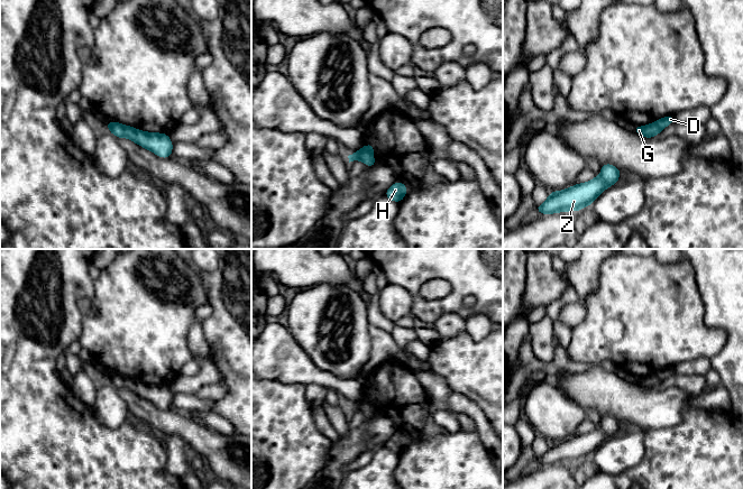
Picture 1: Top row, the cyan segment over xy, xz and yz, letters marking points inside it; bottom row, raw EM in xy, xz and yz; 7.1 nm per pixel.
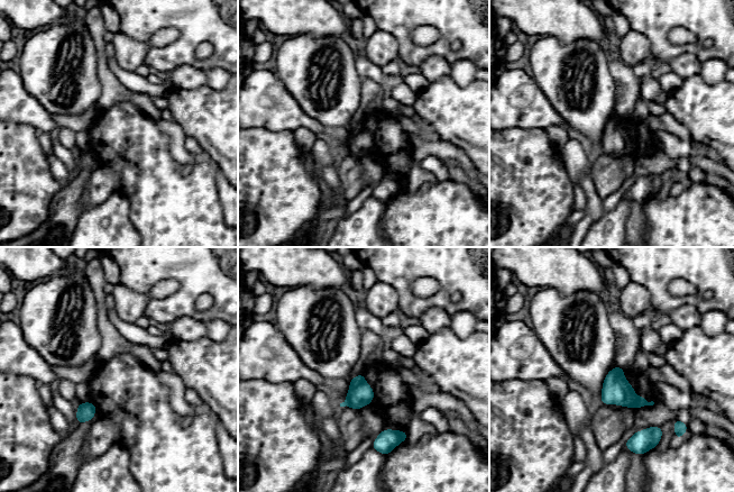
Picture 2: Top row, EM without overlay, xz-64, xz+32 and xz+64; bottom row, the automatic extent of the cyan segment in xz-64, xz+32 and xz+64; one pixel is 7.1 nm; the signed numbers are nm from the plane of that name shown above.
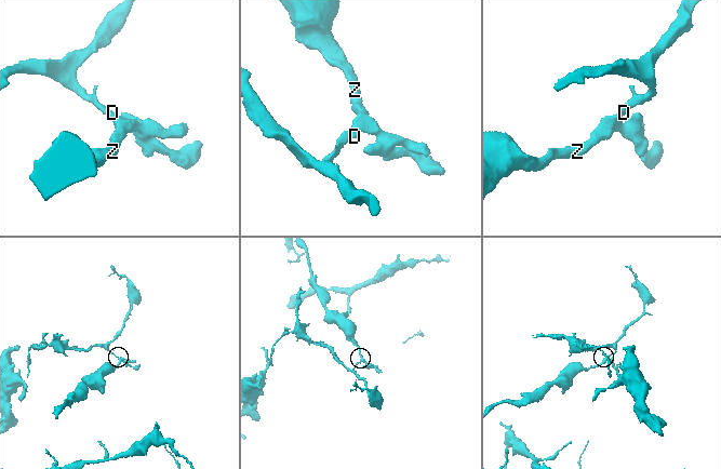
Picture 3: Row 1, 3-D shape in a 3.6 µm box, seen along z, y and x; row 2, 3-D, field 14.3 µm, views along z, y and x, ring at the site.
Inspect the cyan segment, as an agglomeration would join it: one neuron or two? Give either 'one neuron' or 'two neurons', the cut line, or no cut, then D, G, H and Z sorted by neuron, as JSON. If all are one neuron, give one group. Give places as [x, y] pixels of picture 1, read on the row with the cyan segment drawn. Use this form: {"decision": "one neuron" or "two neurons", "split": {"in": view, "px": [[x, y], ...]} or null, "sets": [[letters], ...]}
{"decision": "two neurons", "split": {"in": "xz", "px": [[361, 148], [370, 154]]}, "sets": [["D"], ["G", "H", "Z"]]}

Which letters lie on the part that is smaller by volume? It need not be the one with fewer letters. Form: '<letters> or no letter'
D

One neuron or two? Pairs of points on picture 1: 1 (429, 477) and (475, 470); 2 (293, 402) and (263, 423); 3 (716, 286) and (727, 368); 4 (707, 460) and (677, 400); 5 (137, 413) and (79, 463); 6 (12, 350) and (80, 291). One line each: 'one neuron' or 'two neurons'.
1: one neuron
2: one neuron
3: one neuron
4: two neurons
5: two neurons
6: one neuron

